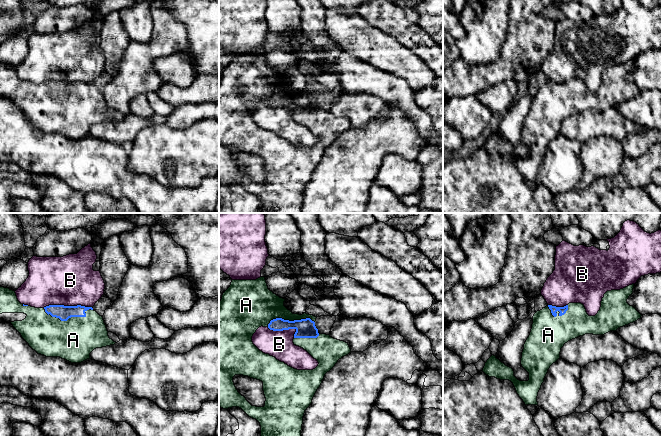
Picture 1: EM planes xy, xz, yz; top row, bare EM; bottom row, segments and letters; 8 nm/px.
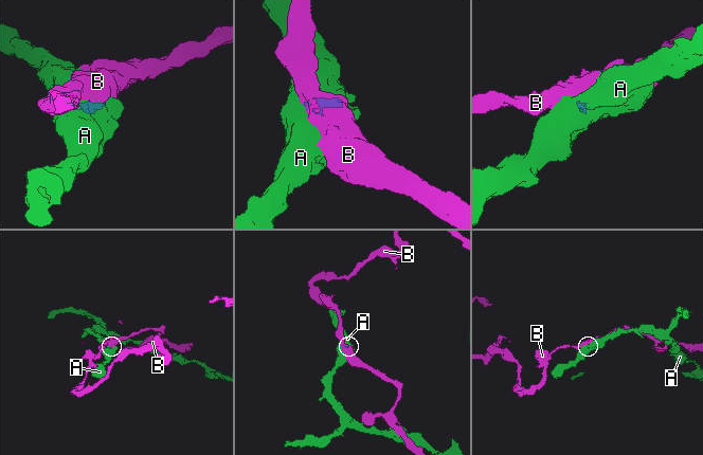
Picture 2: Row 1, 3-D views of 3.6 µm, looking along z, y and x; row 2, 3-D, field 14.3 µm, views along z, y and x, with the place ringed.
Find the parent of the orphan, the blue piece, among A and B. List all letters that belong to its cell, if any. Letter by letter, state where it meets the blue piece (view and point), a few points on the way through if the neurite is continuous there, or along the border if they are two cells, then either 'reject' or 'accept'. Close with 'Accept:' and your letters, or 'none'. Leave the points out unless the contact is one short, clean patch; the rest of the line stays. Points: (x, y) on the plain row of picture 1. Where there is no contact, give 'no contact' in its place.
A: contact xy (69, 93); accept
B: contact xy (67, 82); reject
Accept: A

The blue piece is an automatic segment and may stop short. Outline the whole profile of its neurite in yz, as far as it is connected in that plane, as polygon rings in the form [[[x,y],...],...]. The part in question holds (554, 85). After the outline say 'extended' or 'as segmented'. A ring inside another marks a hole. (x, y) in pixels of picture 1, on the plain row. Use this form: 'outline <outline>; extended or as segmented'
outline [[[634,60],[620,66],[607,67],[601,77],[601,83],[595,92],[589,92],[581,79],[569,79],[564,83],[548,81],[533,92],[533,100],[522,128],[521,141],[529,149],[528,157],[520,157],[514,152],[512,144],[506,142],[496,131],[492,131],[483,144],[489,153],[509,156],[513,159],[517,170],[525,181],[538,181],[537,172],[550,142],[560,134],[561,124],[568,117],[585,110],[604,111],[610,107],[633,99],[641,94],[641,90],[627,79],[633,69]]]; extended

